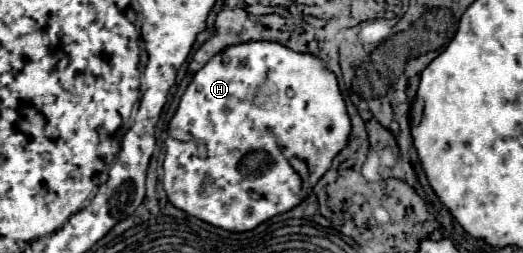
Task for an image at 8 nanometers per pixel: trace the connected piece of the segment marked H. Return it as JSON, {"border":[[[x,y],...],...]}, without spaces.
{"border":[[[269,41],[241,43],[217,53],[195,73],[179,101],[173,123],[203,143],[205,157],[197,153],[193,143],[167,139],[163,189],[169,201],[201,221],[235,233],[251,231],[273,215],[299,205],[303,201],[303,179],[301,171],[295,169],[297,161],[305,165],[309,179],[319,179],[329,169],[333,157],[347,145],[351,131],[351,121],[335,75],[317,57],[295,53]]]}

